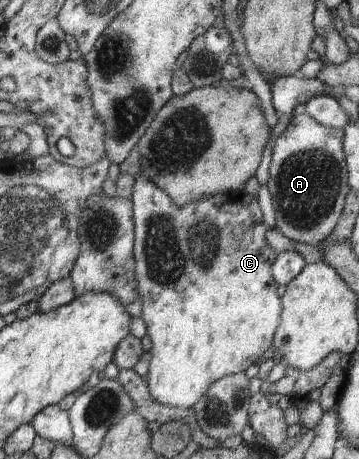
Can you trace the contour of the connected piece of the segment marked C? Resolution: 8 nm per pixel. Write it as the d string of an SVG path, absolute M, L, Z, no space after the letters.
M138 173L134 178L131 201L133 202L133 221L135 224L135 241L133 244L135 277L139 293L141 294L140 301L143 308L141 318L144 319L147 334L150 336L152 343L150 351L152 358L145 380L152 398L155 398L160 404L169 406L172 409L178 406L190 408L200 400L201 396L206 394L211 384L226 375L244 373L273 344L273 338L280 324L282 312L281 298L278 297L276 292L279 284L274 280L271 273L273 262L278 254L266 240L266 233L270 228L264 224L257 197L248 194L244 189L202 197L197 201L192 201L179 207L171 201L171 198L159 186L147 179L144 173Z

